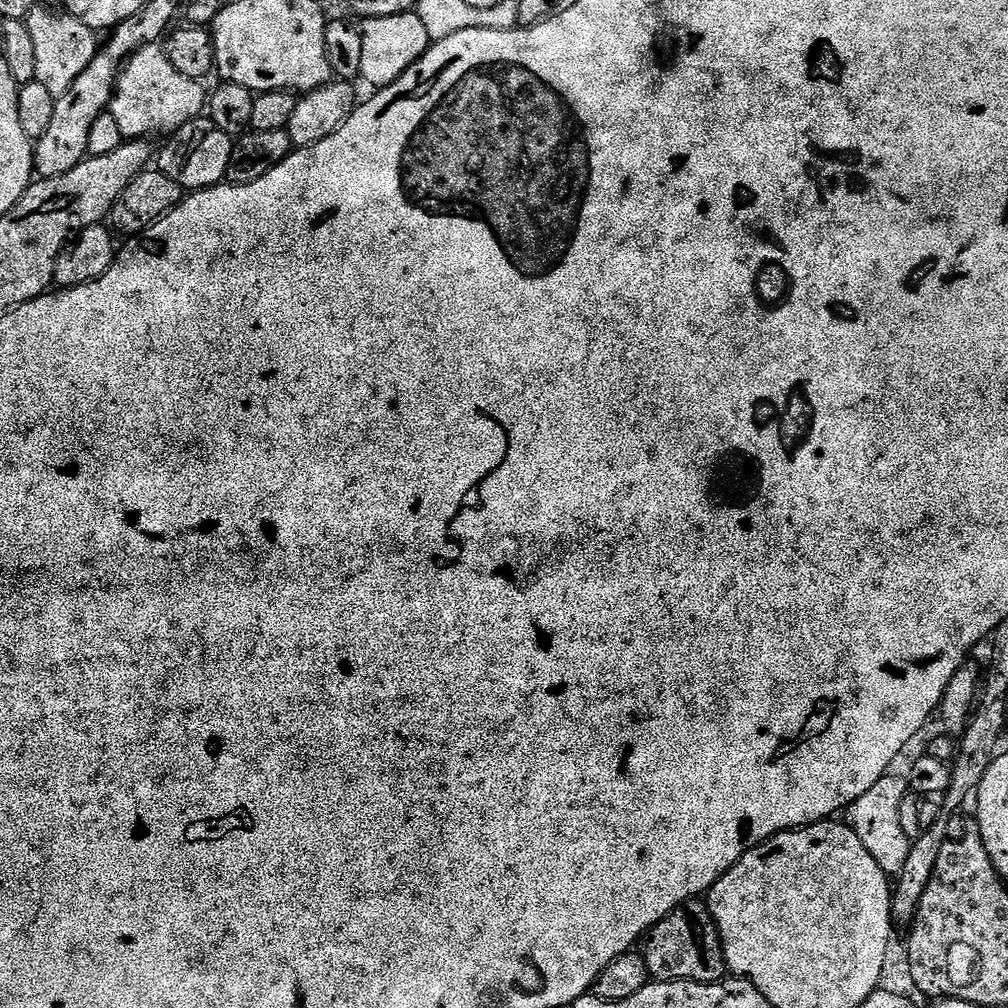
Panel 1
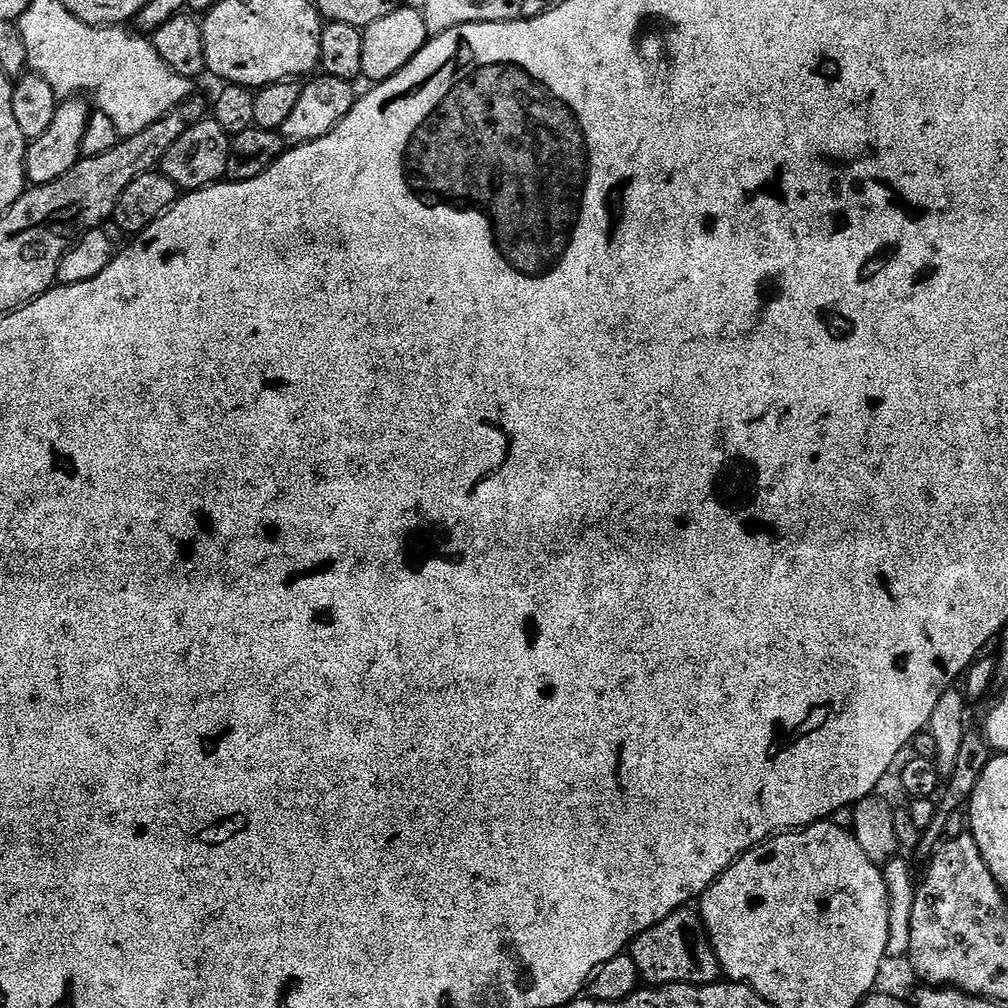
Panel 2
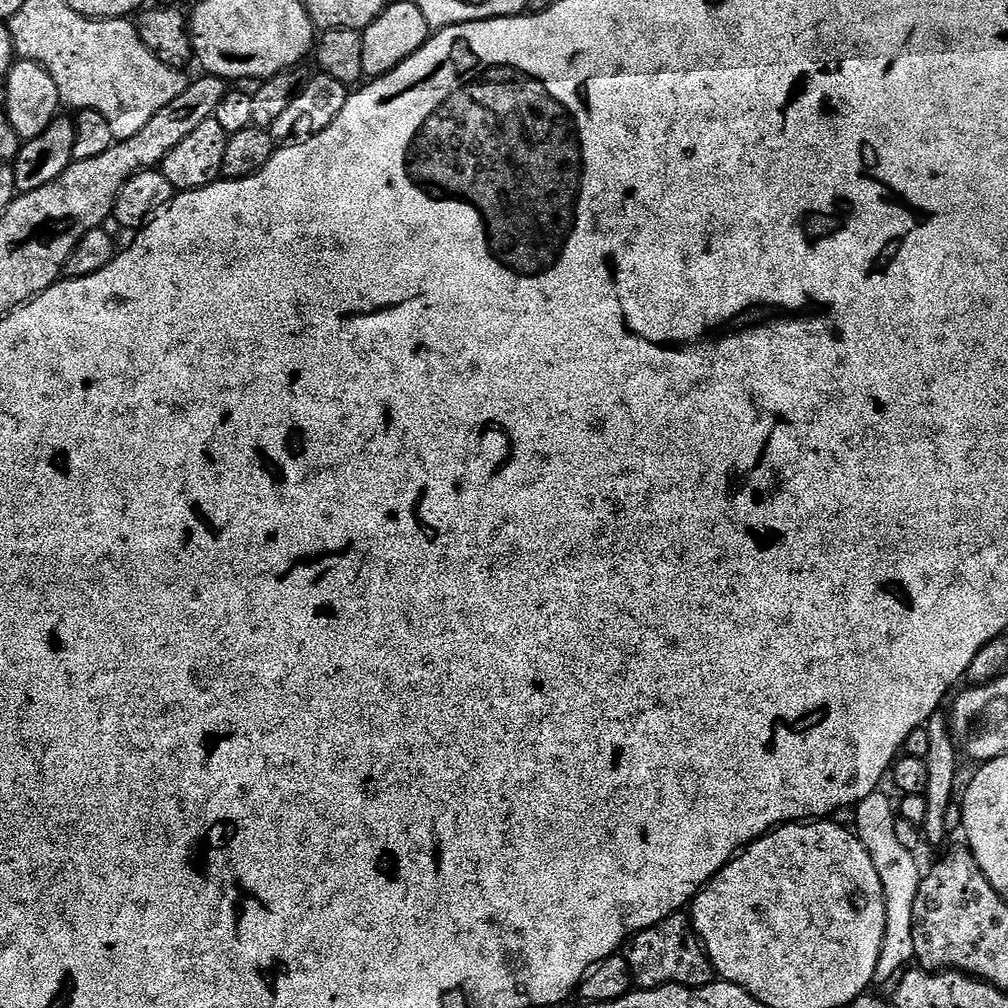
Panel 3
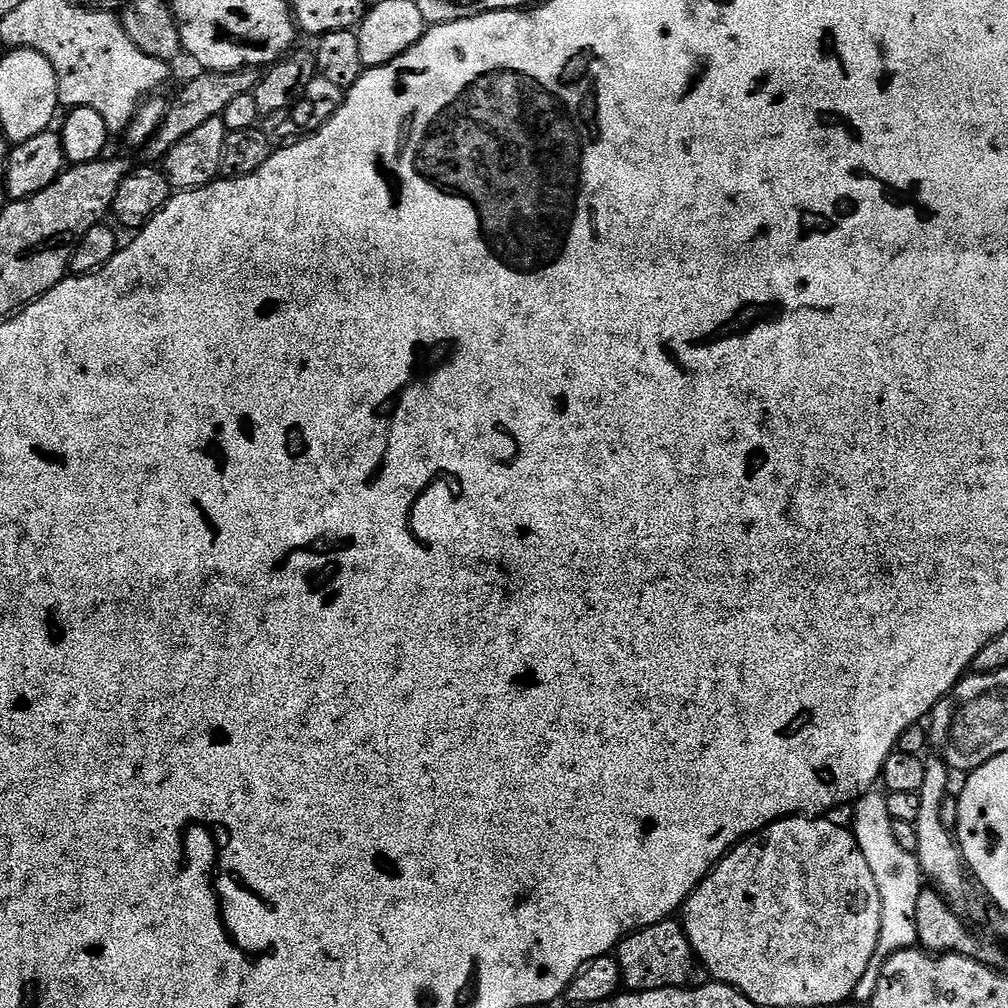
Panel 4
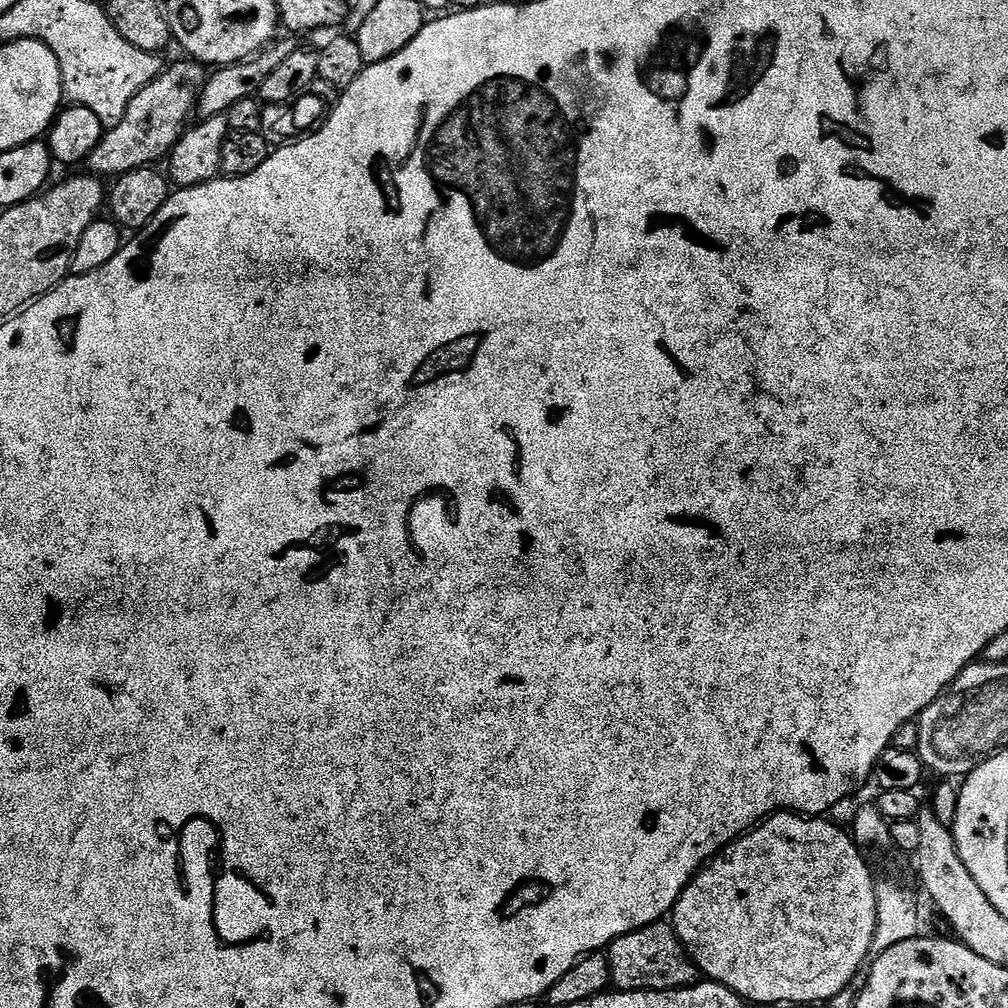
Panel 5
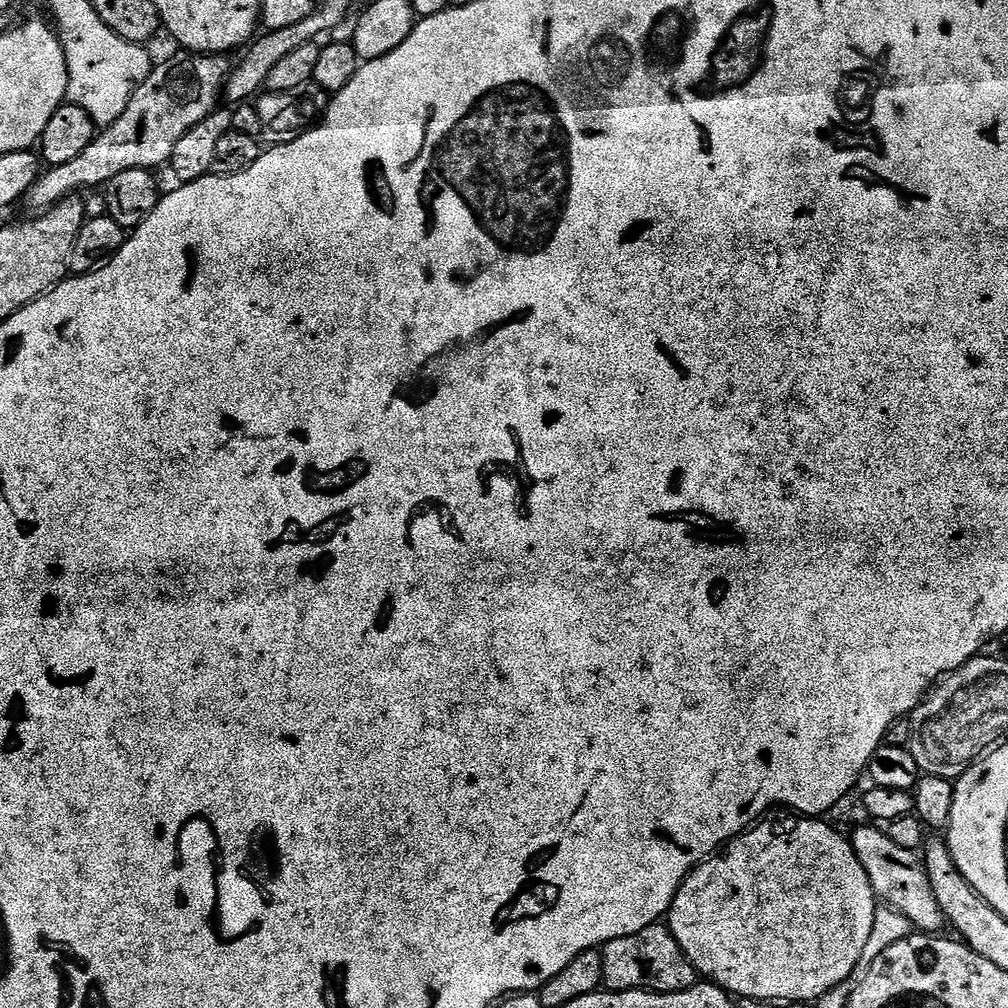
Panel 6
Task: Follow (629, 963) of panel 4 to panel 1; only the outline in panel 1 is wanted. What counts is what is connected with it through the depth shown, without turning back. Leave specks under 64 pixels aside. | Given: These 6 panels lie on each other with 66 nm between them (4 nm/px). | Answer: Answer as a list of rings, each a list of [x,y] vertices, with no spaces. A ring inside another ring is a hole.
[[[703,899],[688,900],[678,906],[662,922],[651,928],[642,941],[642,955],[648,975],[653,981],[685,980],[699,984],[718,984],[729,975],[720,935],[707,903]]]

